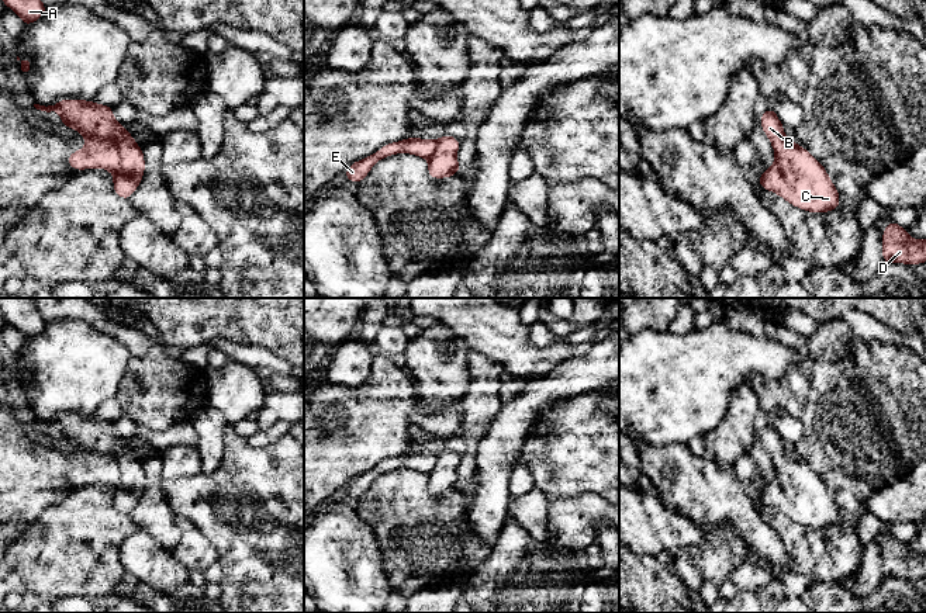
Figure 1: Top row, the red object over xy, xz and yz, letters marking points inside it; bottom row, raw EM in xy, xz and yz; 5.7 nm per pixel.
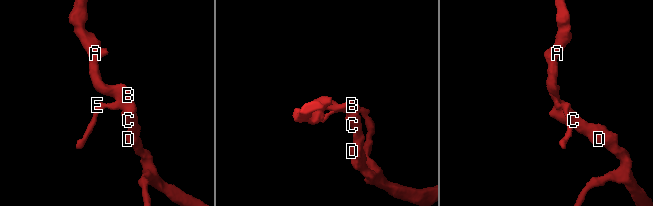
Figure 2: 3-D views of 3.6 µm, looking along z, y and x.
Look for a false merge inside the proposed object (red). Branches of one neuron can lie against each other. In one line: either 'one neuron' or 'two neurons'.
one neuron

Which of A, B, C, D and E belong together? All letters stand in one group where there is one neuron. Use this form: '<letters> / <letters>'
A B C D E

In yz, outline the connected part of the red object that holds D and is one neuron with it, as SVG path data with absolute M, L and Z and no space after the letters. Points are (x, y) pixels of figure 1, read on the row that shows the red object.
M891 221L882 232L882 263L926 263L926 239L912 239L906 228Z

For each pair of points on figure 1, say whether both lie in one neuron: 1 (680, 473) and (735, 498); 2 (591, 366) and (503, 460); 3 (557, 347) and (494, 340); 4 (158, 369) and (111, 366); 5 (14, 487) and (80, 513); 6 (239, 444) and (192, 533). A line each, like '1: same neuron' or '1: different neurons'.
1: same neuron
2: same neuron
3: same neuron
4: different neurons
5: different neurons
6: different neurons

